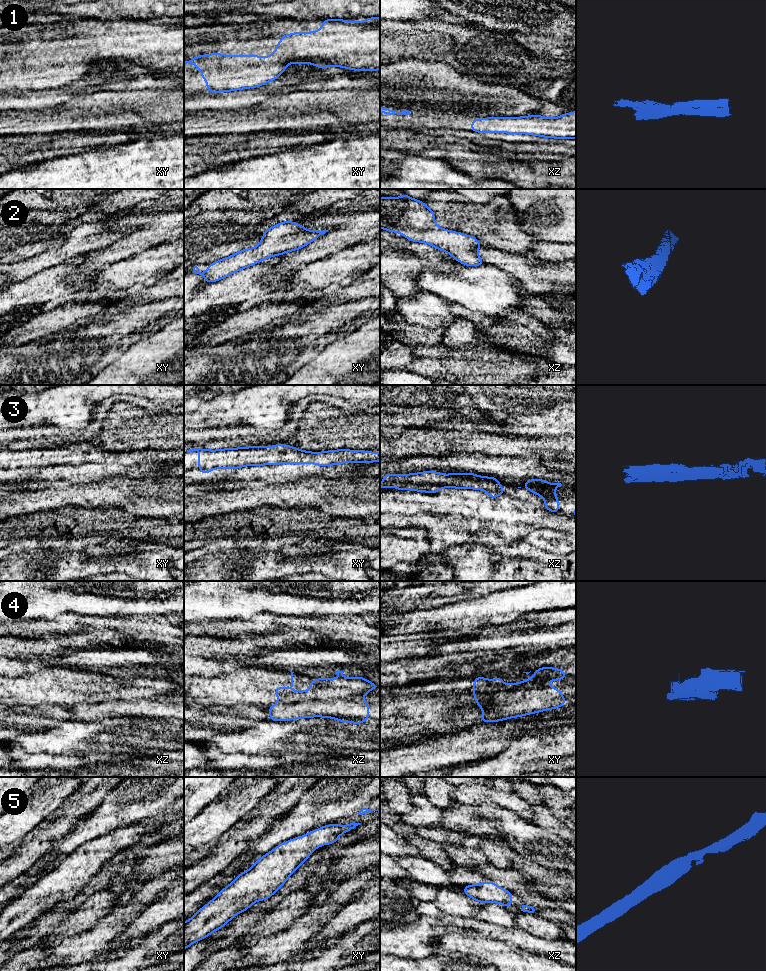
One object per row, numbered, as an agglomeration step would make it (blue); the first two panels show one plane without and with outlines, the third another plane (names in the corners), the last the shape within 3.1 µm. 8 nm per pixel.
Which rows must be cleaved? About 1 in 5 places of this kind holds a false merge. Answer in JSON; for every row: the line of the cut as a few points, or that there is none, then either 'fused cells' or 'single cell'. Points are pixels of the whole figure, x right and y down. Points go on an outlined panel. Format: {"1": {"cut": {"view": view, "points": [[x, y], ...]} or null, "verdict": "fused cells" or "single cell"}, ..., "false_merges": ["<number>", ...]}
{"1": {"cut": null, "verdict": "single cell"}, "2": {"cut": null, "verdict": "single cell"}, "3": {"cut": null, "verdict": "single cell"}, "4": {"cut": {"view": "xz", "points": [[358, 697], [278, 703]]}, "verdict": "fused cells"}, "5": {"cut": null, "verdict": "single cell"}, "false_merges": ["4"]}

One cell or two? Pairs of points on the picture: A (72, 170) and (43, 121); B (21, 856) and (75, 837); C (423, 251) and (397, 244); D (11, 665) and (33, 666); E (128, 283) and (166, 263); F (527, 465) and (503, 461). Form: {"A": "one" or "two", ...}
{"A": "two", "B": "two", "C": "one", "D": "one", "E": "one", "F": "one"}

